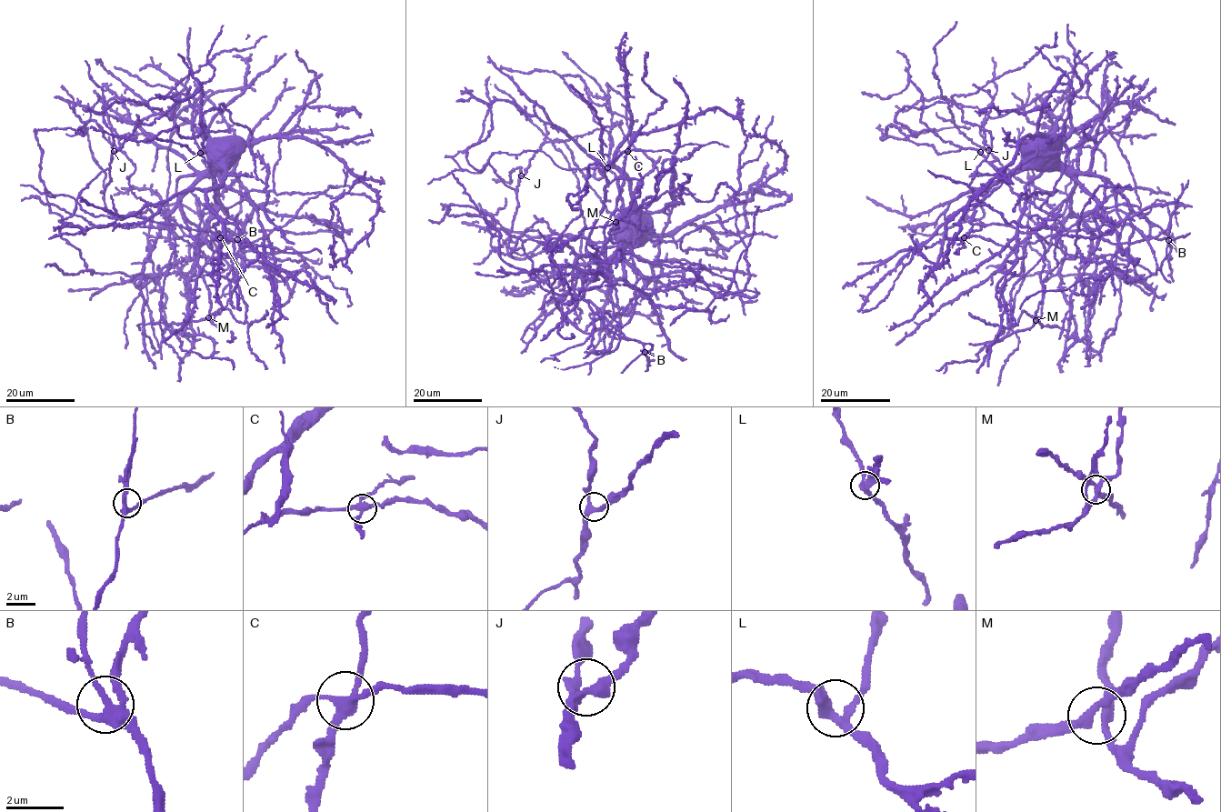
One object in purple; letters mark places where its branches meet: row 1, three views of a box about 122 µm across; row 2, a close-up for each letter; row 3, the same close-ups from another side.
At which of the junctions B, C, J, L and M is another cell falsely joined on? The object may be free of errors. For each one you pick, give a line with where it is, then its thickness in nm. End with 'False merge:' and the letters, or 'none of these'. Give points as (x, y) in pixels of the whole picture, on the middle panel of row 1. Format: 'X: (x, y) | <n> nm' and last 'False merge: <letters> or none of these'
C: (627, 151) | 320 nm
False merge: C

